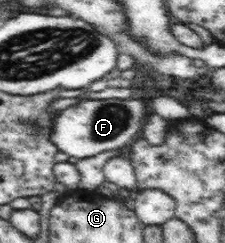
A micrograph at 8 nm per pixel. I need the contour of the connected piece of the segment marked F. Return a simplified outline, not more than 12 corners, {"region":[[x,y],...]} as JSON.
{"region":[[82,100],[60,111],[56,148],[85,159],[130,146],[148,105]]}

